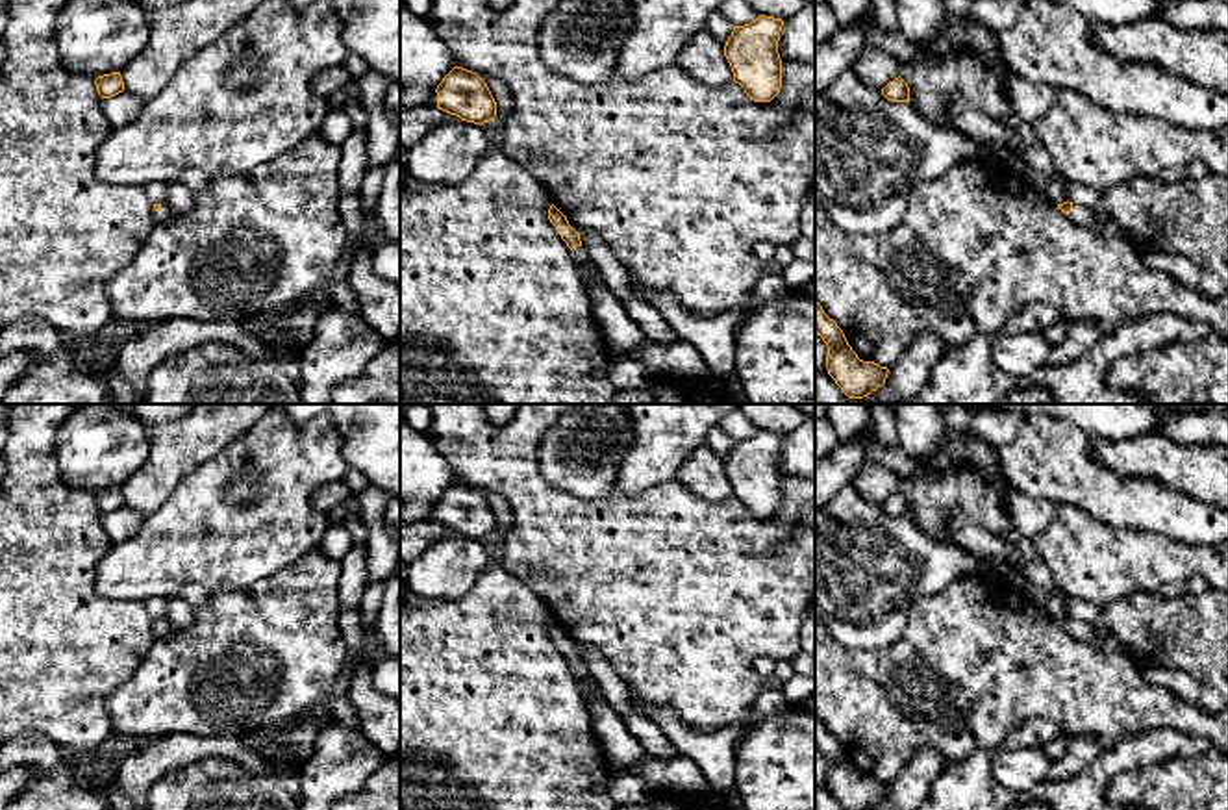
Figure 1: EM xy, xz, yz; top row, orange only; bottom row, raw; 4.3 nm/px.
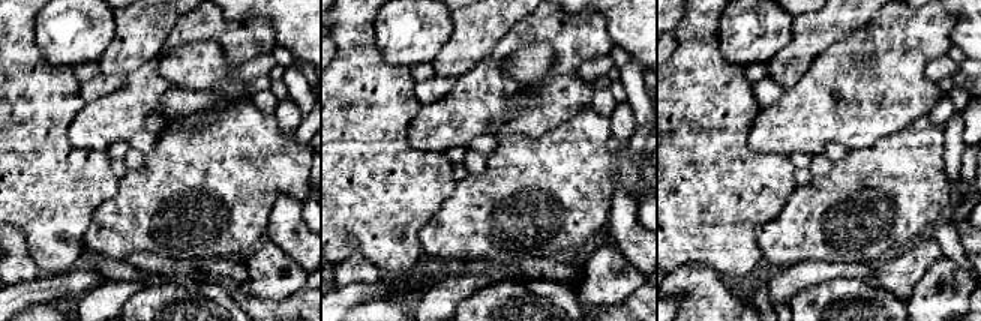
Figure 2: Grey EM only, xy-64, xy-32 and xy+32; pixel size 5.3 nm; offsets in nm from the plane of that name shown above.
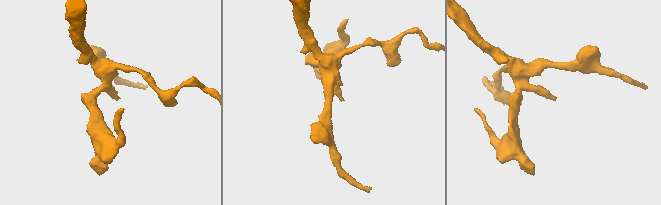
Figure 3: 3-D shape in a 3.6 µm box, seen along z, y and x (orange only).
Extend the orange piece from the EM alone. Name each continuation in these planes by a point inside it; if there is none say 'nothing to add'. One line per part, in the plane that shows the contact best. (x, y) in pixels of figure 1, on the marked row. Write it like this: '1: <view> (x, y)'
1: xz (580, 256)

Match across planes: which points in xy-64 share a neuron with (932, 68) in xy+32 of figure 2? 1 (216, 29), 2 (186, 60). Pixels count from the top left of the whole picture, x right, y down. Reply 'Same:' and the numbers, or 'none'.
Same: 2

